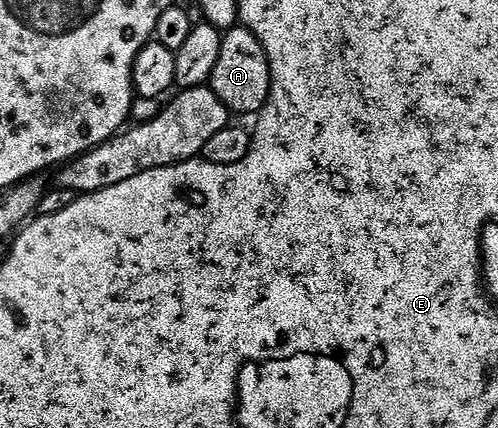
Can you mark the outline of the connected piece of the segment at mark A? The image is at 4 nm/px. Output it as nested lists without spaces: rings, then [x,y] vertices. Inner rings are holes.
[[[236,26],[226,31],[221,37],[219,62],[215,62],[211,87],[230,113],[242,112],[245,116],[251,115],[250,117],[260,113],[269,101],[269,88],[272,84],[269,59],[257,35],[244,26]]]

